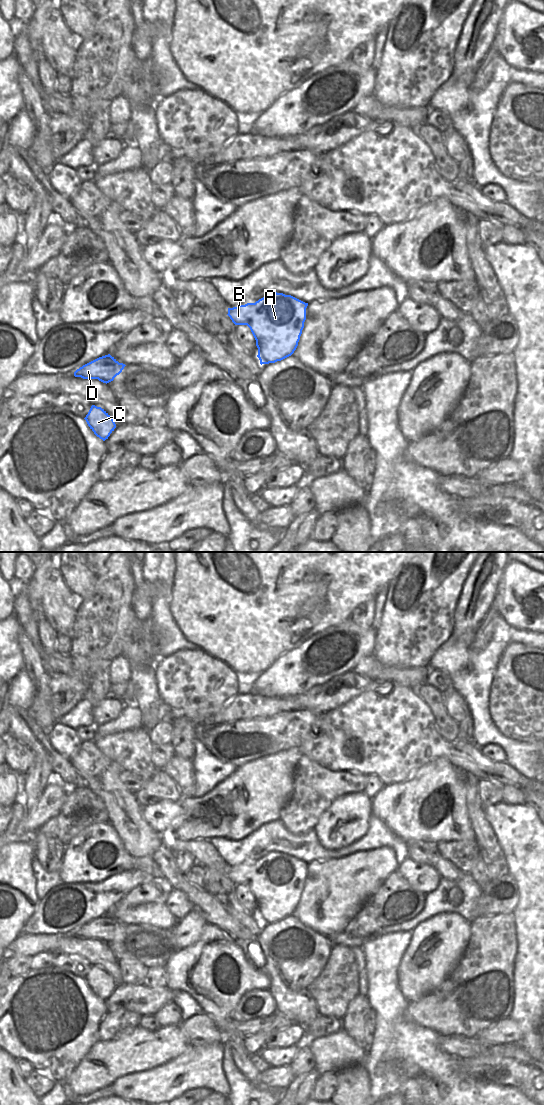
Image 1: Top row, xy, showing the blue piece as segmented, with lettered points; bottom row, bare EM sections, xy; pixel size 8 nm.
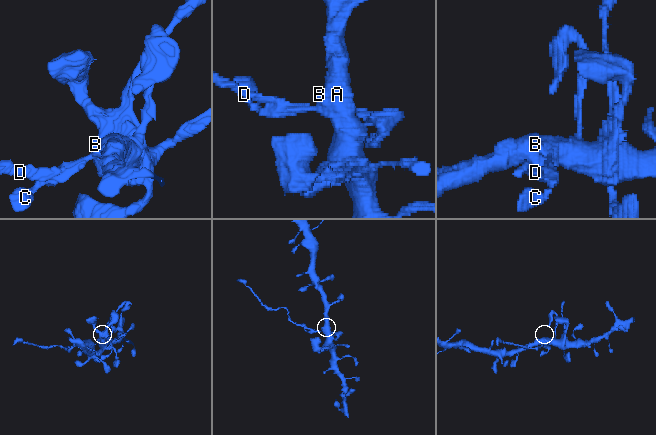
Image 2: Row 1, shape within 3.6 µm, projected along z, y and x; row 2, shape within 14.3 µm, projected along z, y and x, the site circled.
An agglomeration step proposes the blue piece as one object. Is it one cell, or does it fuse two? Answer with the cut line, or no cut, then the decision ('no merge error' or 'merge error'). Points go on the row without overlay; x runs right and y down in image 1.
cut xy (104, 916), (105, 925), (100, 930), (97, 938); merge error

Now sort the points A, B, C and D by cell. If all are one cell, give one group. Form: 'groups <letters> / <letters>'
groups A B C / D

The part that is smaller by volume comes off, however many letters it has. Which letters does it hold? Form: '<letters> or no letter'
D

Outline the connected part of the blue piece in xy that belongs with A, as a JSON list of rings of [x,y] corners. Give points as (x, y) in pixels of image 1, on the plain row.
[[[269,853],[255,863],[228,868],[235,885],[247,885],[258,908],[260,924],[281,921],[298,906],[306,880],[305,863],[291,855]]]

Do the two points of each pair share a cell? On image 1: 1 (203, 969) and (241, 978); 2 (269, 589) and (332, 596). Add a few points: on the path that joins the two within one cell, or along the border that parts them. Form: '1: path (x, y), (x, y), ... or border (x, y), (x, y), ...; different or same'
1: path (216, 957), (222, 952), (227, 952), (239, 965); same
2: path (285, 589), (318, 589); same

